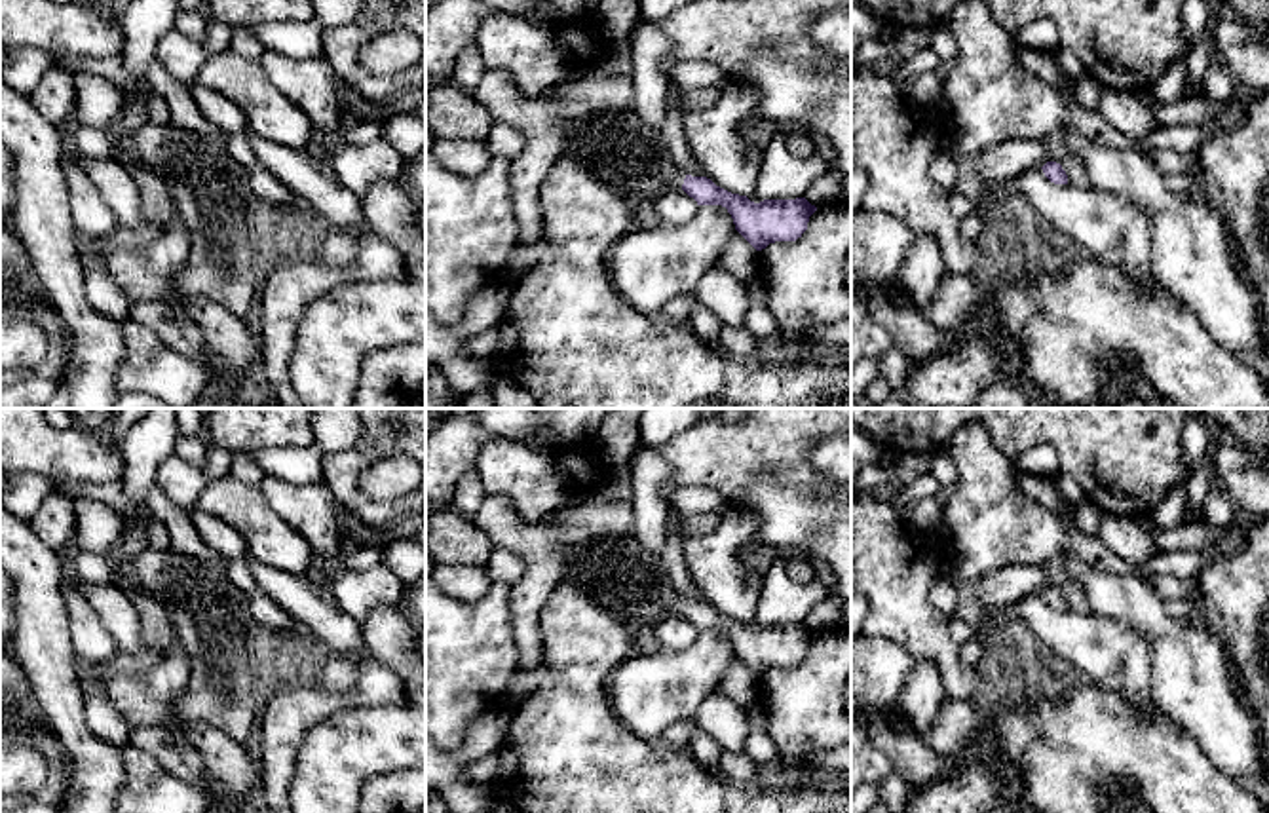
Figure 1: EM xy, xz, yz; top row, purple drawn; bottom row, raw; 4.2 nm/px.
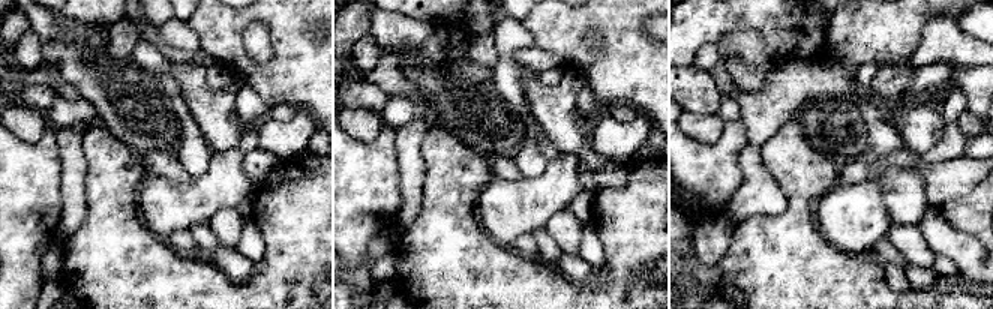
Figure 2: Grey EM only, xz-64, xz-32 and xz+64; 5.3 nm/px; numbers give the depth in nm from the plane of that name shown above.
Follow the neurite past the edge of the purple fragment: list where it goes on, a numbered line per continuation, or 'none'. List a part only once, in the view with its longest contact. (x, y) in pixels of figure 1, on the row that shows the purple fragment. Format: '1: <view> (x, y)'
1: xz (620, 149)

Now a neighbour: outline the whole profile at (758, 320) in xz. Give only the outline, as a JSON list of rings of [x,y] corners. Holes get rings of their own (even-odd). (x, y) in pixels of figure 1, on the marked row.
[[[748,294],[748,310],[745,313],[743,327],[752,332],[758,340],[775,340],[781,336],[781,329],[771,315],[769,308],[756,302]]]

